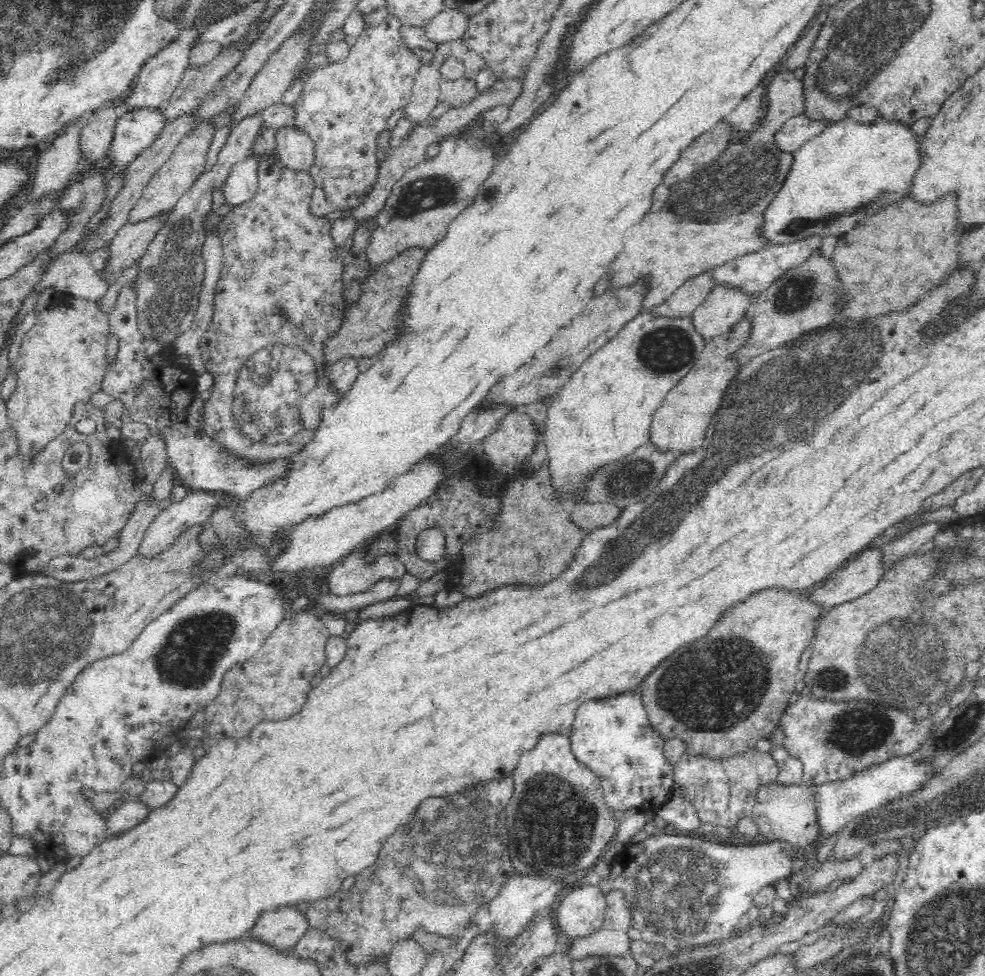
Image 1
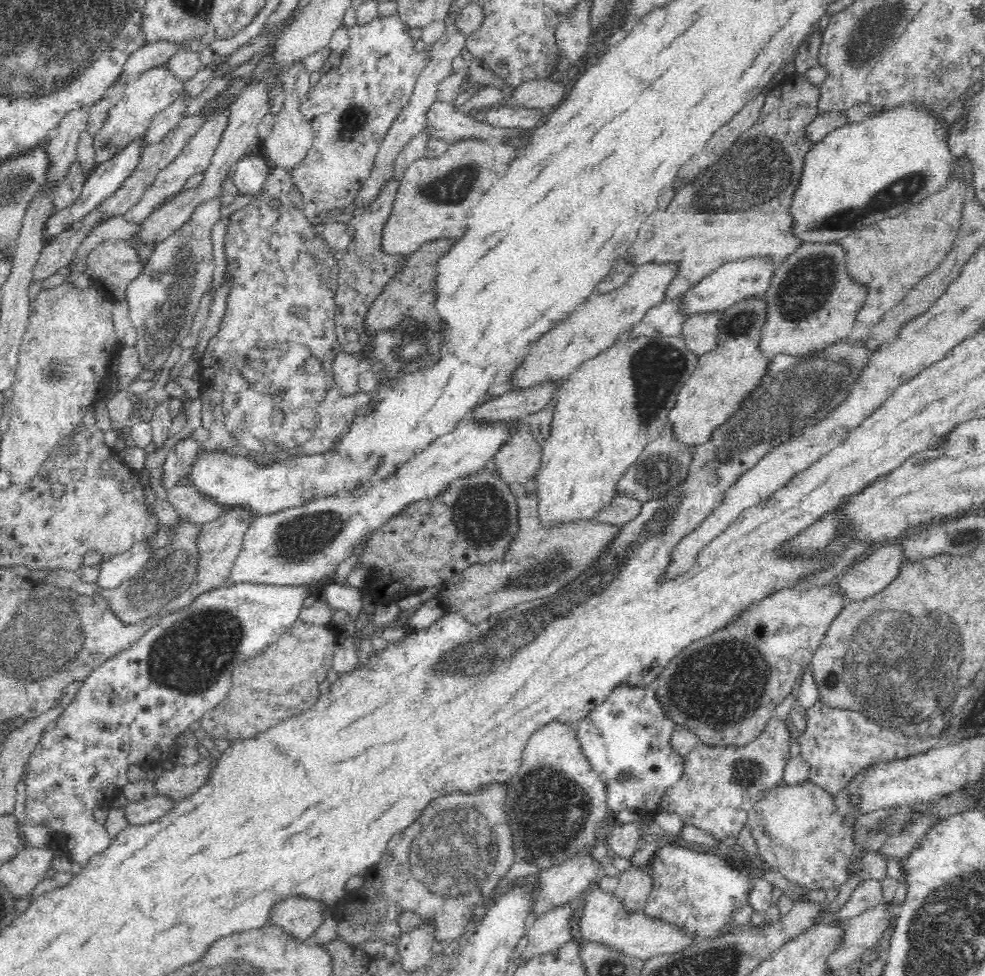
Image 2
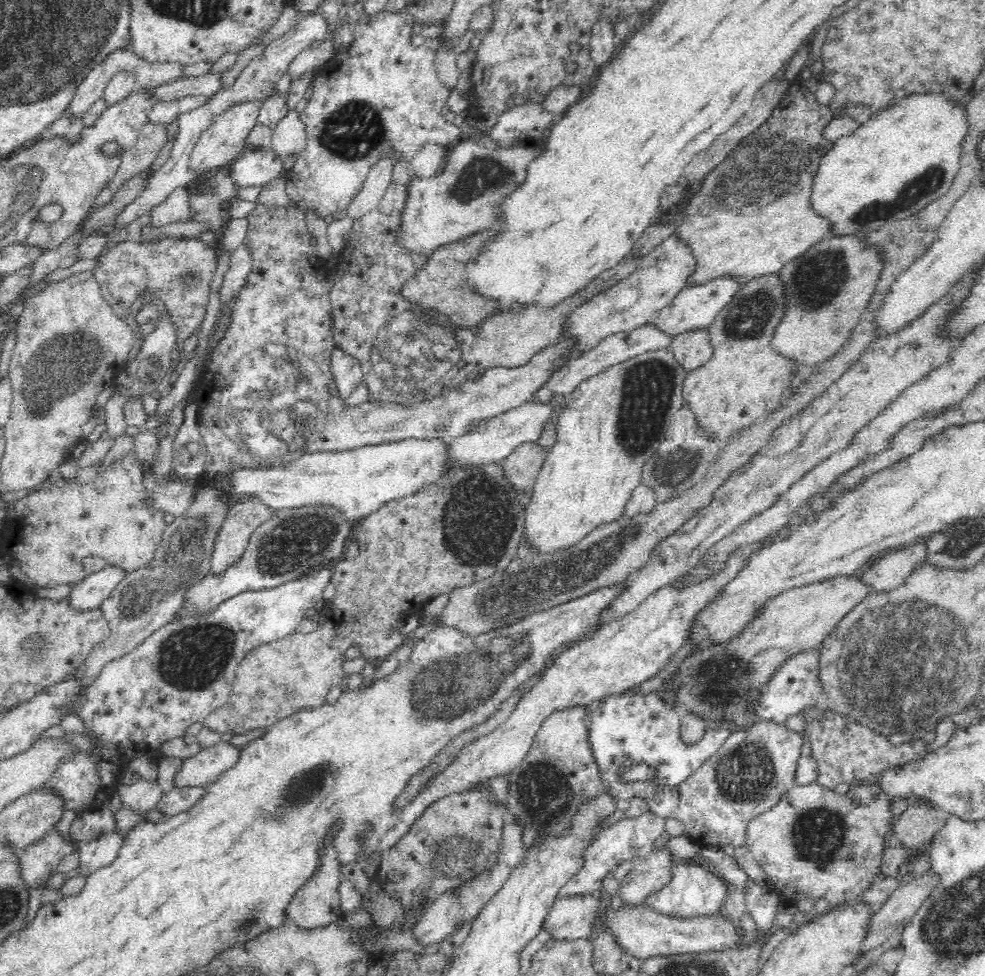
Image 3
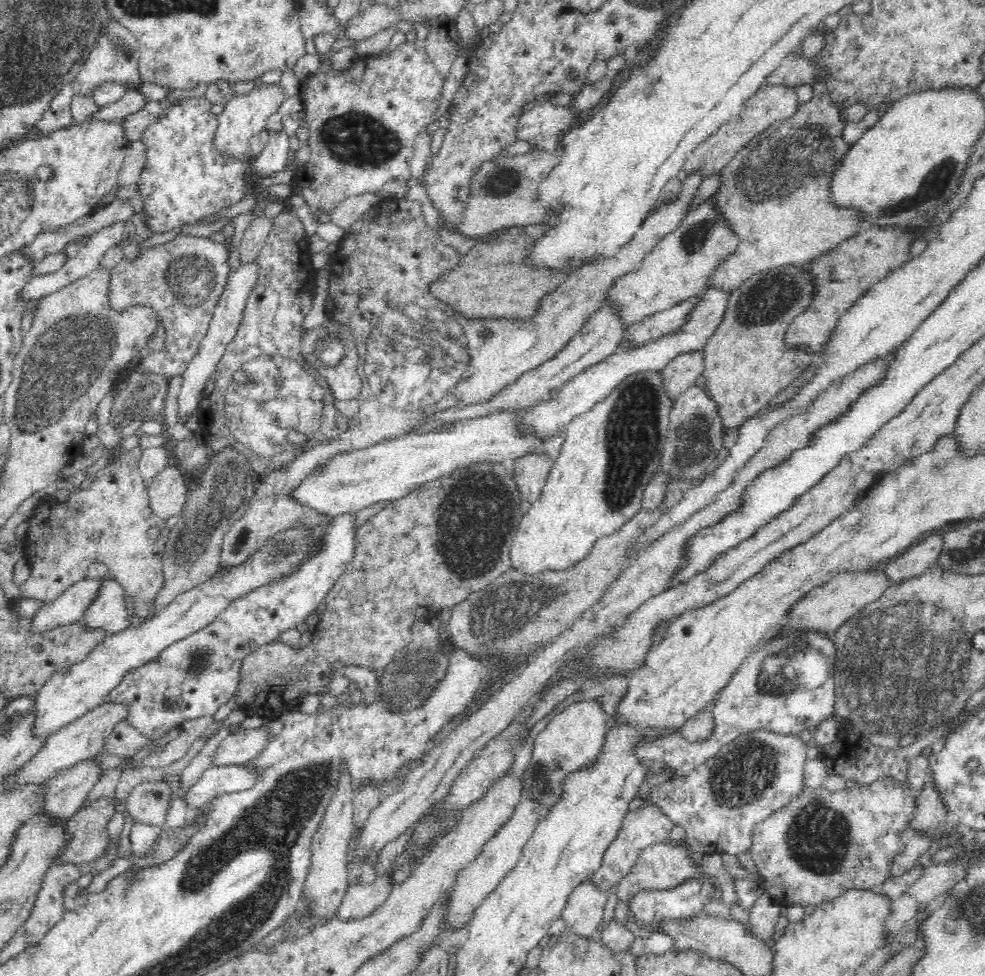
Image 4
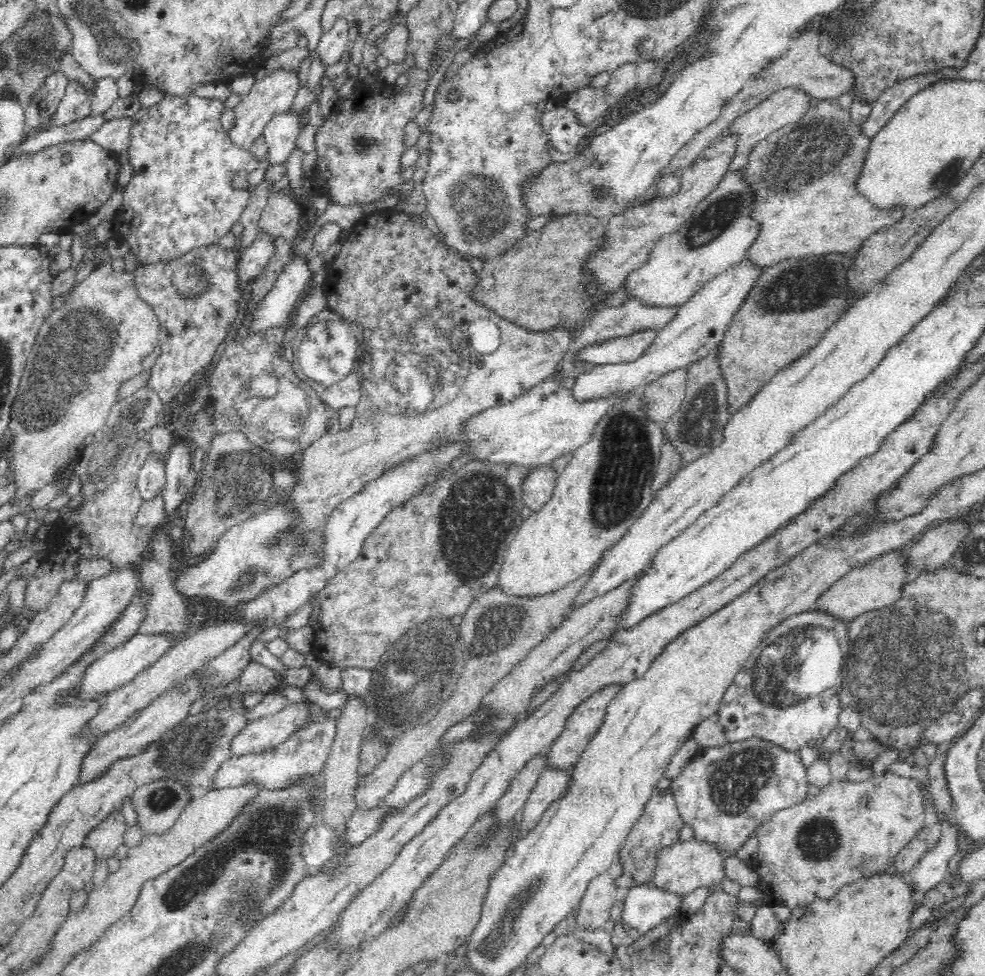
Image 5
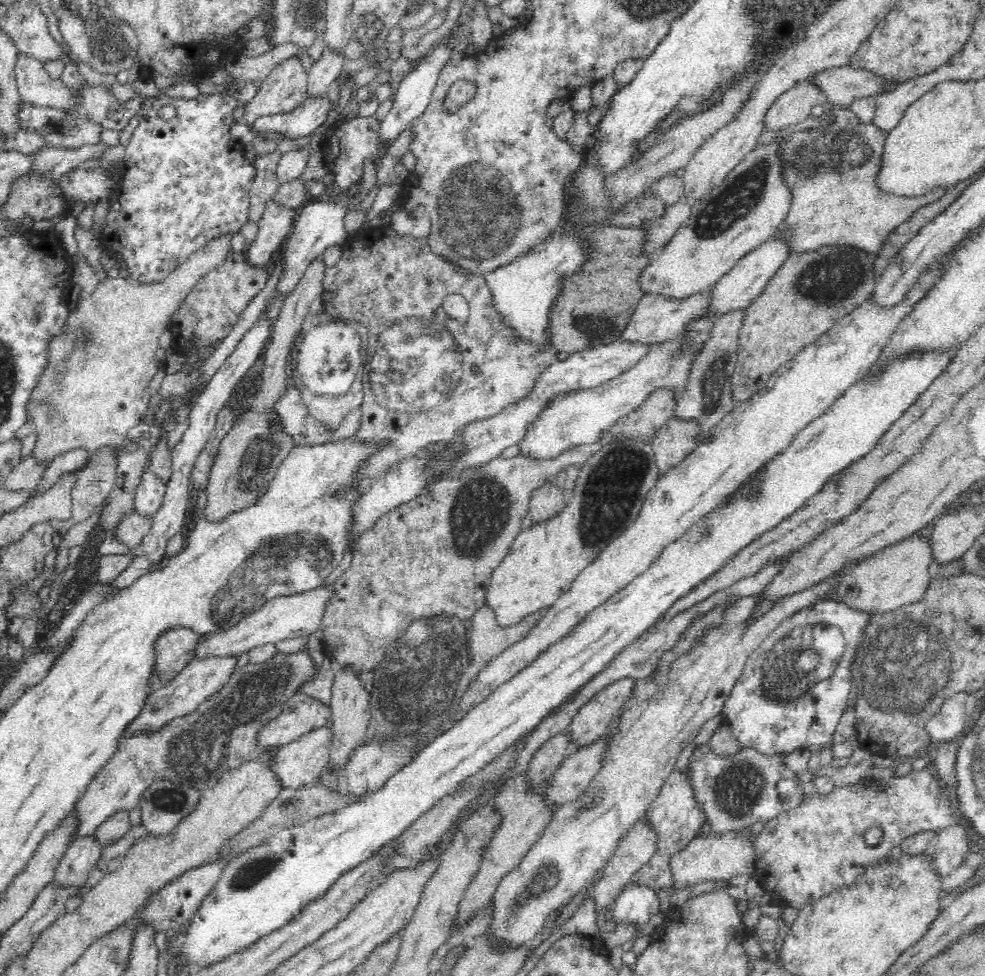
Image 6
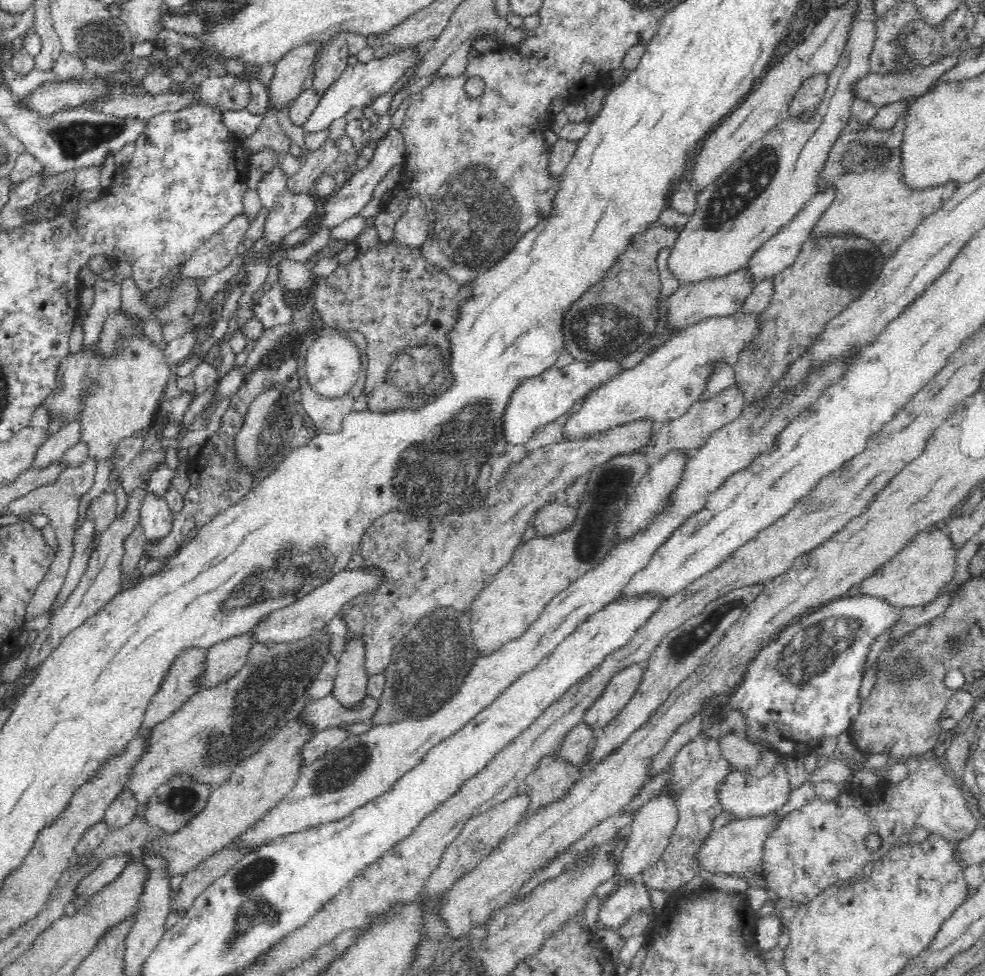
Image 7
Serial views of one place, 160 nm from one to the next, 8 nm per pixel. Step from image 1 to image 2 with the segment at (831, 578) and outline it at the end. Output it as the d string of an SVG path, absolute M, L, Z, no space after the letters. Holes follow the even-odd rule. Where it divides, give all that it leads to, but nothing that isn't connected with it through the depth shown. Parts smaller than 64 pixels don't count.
M875 545L848 565L833 586L846 602L866 599L886 588L904 562L902 545Z

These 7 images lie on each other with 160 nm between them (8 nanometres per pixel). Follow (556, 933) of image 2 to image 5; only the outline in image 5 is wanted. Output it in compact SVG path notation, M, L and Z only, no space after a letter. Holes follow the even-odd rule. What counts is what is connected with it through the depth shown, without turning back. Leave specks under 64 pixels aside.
M616 859L604 874L590 880L576 912L577 926L602 929L610 920L610 909L618 896L618 886L615 885L615 881L620 874L622 874L621 866Z

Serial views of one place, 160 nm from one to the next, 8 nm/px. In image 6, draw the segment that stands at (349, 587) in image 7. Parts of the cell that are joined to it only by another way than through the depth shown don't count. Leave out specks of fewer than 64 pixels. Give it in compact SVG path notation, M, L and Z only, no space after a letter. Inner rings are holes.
M324 585L312 591L294 594L292 596L280 596L266 601L258 611L249 613L244 620L240 620L236 626L220 632L210 632L197 640L193 646L192 660L214 659L215 657L236 657L247 653L251 648L264 644L277 643L279 640L304 636L321 628L322 612L328 600L332 598L332 586Z

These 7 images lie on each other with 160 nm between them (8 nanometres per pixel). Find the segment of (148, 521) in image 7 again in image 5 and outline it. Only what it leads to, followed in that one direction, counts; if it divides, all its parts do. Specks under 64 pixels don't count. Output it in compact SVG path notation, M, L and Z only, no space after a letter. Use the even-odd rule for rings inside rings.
M151 452L144 460L142 468L138 472L138 494L146 501L162 492L165 488L166 460L164 454Z

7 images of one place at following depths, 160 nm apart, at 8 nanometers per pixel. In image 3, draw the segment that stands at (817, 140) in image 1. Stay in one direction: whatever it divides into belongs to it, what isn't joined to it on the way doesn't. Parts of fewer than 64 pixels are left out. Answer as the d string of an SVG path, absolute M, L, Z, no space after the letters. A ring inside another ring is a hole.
M918 94L914 96L906 96L904 100L900 100L894 104L892 108L886 108L882 112L871 114L870 119L864 124L860 124L855 132L848 136L842 136L833 143L832 148L826 155L819 160L818 172L814 176L812 182L812 189L809 194L809 204L811 210L815 212L820 218L829 222L828 236L860 236L863 232L871 230L878 230L880 227L885 227L889 222L899 221L916 214L922 210L931 200L944 196L948 189L951 188L952 182L959 170L960 155L963 151L963 142L968 134L968 118L966 108L962 103L951 100L946 100L945 96L939 94Z

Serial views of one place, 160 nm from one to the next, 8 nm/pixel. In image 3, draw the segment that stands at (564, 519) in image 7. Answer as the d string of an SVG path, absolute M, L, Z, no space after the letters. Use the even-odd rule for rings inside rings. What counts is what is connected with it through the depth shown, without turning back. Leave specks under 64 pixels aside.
M537 441L521 442L504 458L504 473L516 488L530 493L546 456L546 448Z

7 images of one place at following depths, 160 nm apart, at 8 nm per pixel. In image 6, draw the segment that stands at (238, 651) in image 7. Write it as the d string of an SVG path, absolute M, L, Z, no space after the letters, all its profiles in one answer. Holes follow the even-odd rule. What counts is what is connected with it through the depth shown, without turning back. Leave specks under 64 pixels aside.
M215 657L214 659L192 660L182 670L178 671L172 679L159 688L150 691L143 700L142 708L136 718L122 730L120 740L146 735L152 737L162 731L172 720L188 716L195 712L202 702L206 702L229 681L235 671L238 658Z

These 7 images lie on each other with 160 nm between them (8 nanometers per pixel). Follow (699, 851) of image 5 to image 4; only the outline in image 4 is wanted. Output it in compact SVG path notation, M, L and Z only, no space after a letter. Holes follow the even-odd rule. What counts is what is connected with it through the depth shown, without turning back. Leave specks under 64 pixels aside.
M667 842L652 843L649 847L641 850L638 860L632 866L630 872L618 882L620 886L616 886L620 900L628 900L628 902L641 891L669 889L680 884L688 878L702 877L699 866L691 861L688 847L685 844L680 846L672 845Z

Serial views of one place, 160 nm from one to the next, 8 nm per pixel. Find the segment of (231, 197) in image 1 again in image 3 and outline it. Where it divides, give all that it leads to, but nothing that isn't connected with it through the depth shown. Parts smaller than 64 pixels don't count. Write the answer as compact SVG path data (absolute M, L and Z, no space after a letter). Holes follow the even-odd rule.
M269 148L244 150L230 164L231 178L238 188L264 187L281 176L282 162Z

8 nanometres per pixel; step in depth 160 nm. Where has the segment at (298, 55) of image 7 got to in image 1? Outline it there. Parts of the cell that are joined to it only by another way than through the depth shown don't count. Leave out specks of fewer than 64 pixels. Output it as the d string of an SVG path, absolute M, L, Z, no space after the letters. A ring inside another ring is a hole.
M203 122L199 128L190 132L180 144L176 146L170 159L166 160L154 176L148 180L146 188L142 190L139 199L131 208L127 222L136 224L153 218L154 216L162 216L164 212L169 212L174 208L177 200L186 192L189 192L194 182L203 174L204 164L206 164L207 154L214 134L215 130L212 129L212 125Z

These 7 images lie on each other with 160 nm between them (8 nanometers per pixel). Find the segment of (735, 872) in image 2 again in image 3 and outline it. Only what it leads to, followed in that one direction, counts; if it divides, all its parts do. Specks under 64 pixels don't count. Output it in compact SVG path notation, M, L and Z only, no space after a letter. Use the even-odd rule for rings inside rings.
M673 857L671 869L670 881L660 890L650 894L645 904L659 913L676 918L718 916L731 889L730 885L714 874L711 868L698 865L693 859Z

